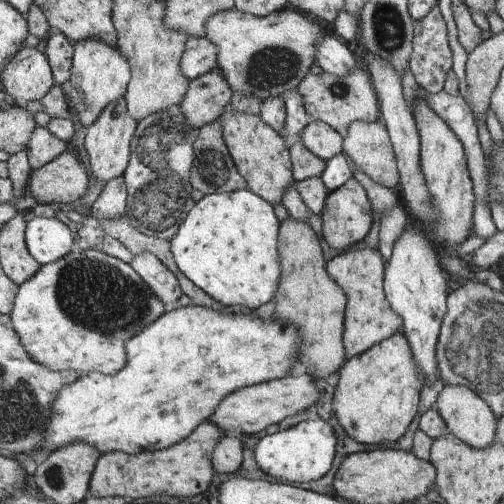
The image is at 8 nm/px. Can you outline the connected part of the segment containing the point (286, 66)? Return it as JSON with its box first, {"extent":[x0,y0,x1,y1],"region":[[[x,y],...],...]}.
{"extent":[207,8,322,102],"region":[[[234,8],[211,16],[207,21],[207,37],[218,46],[217,68],[227,76],[234,95],[248,95],[263,102],[267,98],[285,96],[310,73],[316,60],[316,42],[322,38],[322,31],[319,24],[293,8],[278,10],[264,17]]]}

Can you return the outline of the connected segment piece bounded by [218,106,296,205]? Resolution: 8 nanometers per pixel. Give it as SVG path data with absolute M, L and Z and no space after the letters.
M227 106L218 116L223 126L223 135L228 150L231 151L235 165L244 176L248 189L255 191L260 198L267 199L273 205L283 200L284 193L296 181L292 172L289 149L284 144L284 137L274 127L268 126L261 115L240 112Z

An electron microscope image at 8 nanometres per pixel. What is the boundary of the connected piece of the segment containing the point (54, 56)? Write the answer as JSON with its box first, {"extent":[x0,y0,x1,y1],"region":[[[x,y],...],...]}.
{"extent":[45,33,72,85],"region":[[[50,33],[45,53],[51,61],[52,74],[55,74],[56,84],[61,85],[70,80],[72,66],[72,44],[65,34]]]}

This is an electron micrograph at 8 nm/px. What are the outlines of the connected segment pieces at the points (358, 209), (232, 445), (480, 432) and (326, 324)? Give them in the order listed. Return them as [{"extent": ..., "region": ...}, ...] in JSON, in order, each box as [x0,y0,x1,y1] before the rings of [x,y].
[{"extent":[321,180,372,250],"region":[[[352,180],[350,186],[344,184],[340,188],[330,191],[324,203],[324,210],[321,212],[324,240],[336,250],[344,250],[352,244],[358,244],[360,240],[364,240],[372,226],[372,211],[367,192],[358,181]]]},{"extent":[213,434,244,477],"region":[[[228,434],[216,445],[213,452],[215,472],[222,477],[229,477],[242,472],[242,452],[244,447],[238,435]]]},{"extent":[436,383,496,450],"region":[[[447,383],[438,393],[436,404],[438,404],[437,411],[445,420],[447,428],[464,444],[476,448],[476,450],[482,450],[482,448],[488,448],[496,440],[496,415],[471,387]]]},{"extent":[273,216,347,379],"region":[[[292,216],[283,220],[283,225],[280,226],[280,243],[281,249],[280,254],[283,255],[283,282],[280,285],[279,292],[276,293],[276,296],[273,298],[274,304],[274,316],[275,318],[280,318],[280,320],[286,320],[286,322],[292,322],[294,326],[298,326],[300,330],[300,336],[302,336],[302,342],[300,342],[300,354],[298,354],[298,359],[300,362],[307,366],[310,370],[314,372],[314,379],[316,378],[328,378],[332,372],[336,372],[343,365],[346,359],[346,351],[343,343],[343,332],[344,332],[344,318],[345,318],[345,308],[347,305],[347,296],[344,290],[341,290],[340,286],[328,276],[327,272],[327,262],[324,260],[324,254],[322,254],[322,246],[320,246],[320,240],[318,239],[317,234],[314,232],[313,228],[308,224],[308,222],[302,220],[296,220]]]}]

